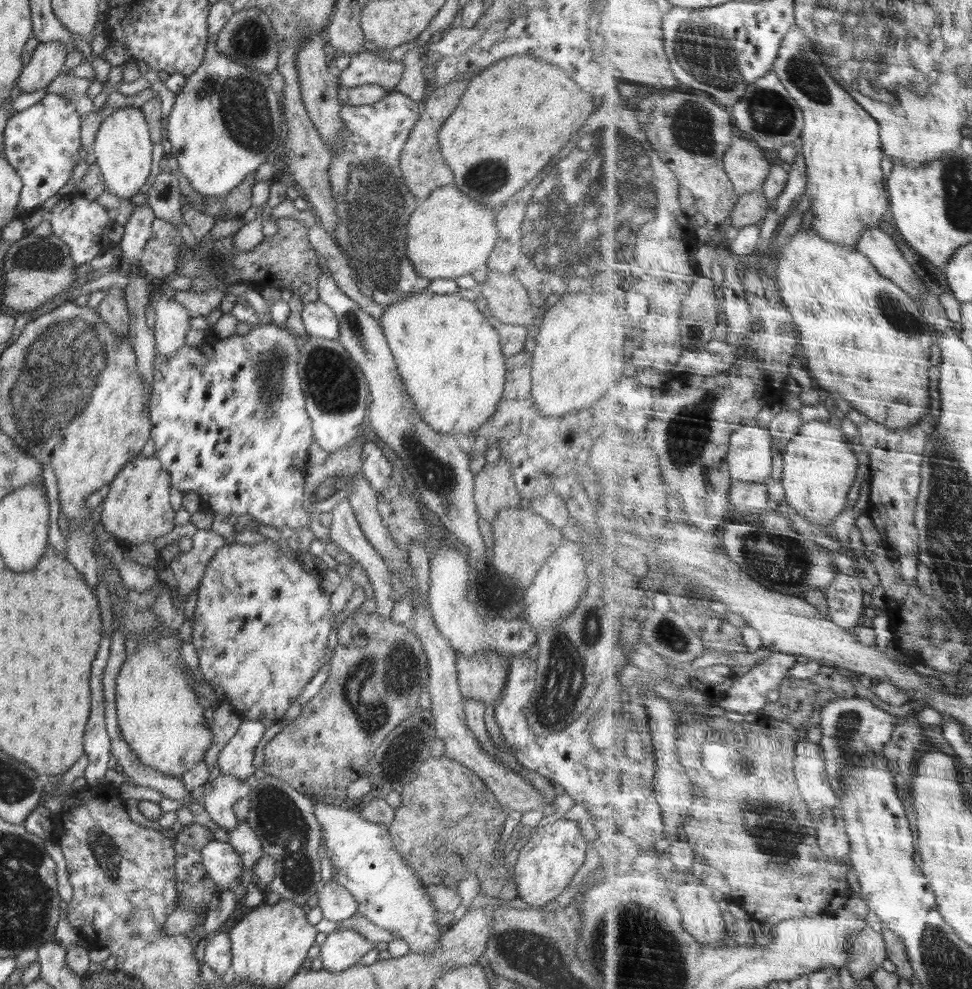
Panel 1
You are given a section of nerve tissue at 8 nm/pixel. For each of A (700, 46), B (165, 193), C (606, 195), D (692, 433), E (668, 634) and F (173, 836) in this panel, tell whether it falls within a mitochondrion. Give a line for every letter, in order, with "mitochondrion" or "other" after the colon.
A: mitochondrion
B: other
C: mitochondrion
D: mitochondrion
E: mitochondrion
F: other

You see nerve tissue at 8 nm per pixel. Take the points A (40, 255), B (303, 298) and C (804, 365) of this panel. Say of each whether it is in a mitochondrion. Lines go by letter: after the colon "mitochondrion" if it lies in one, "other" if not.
A: mitochondrion
B: other
C: other

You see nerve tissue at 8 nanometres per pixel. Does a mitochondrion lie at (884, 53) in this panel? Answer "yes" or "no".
yes

